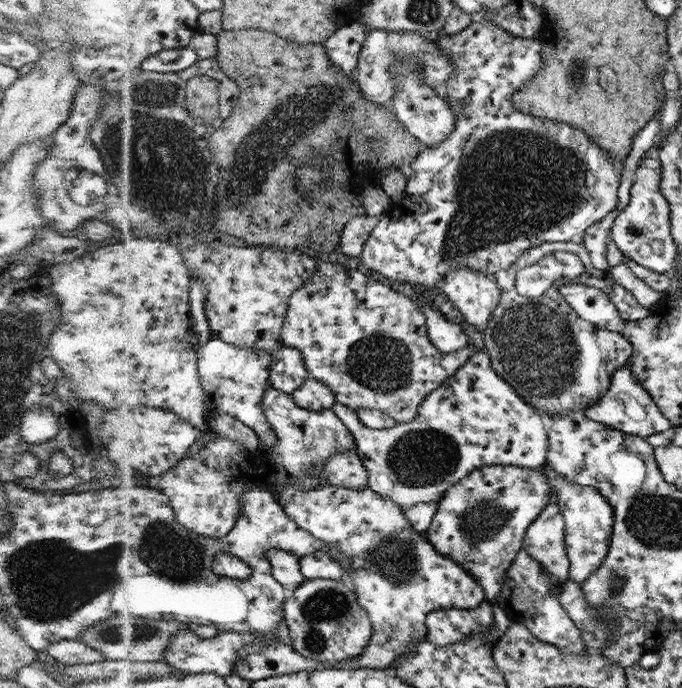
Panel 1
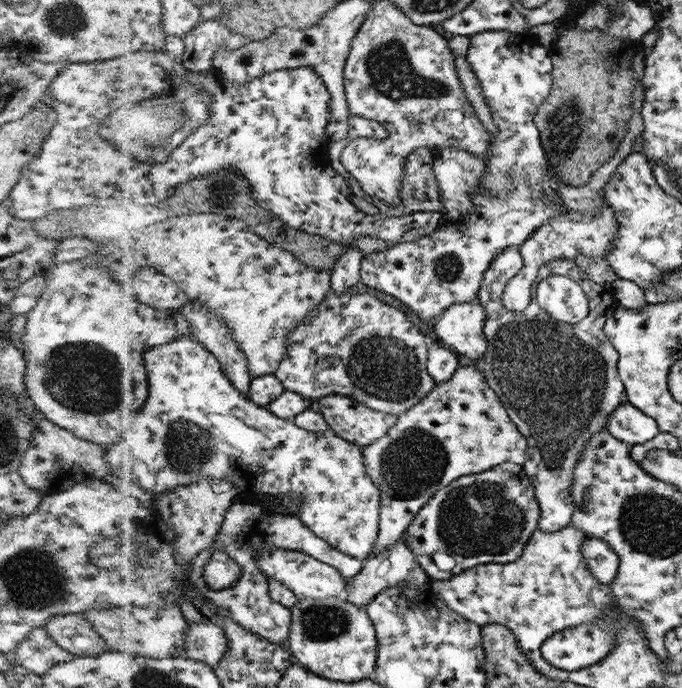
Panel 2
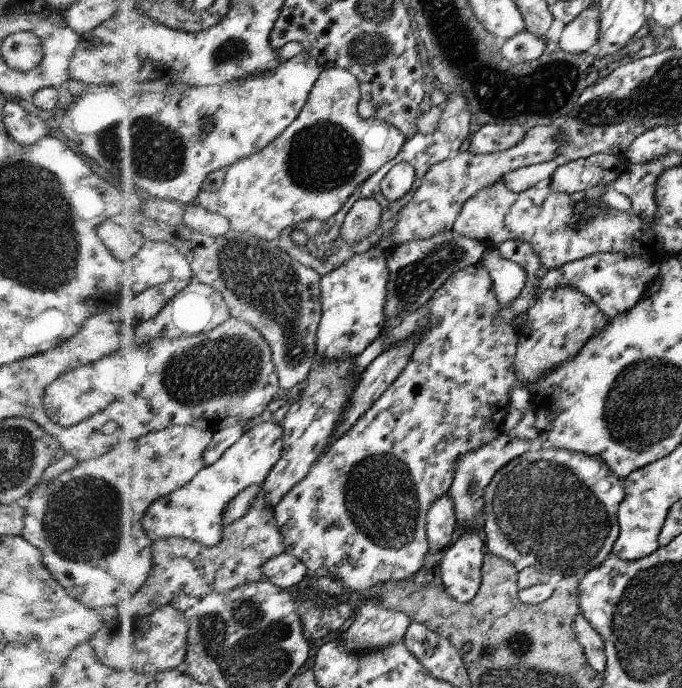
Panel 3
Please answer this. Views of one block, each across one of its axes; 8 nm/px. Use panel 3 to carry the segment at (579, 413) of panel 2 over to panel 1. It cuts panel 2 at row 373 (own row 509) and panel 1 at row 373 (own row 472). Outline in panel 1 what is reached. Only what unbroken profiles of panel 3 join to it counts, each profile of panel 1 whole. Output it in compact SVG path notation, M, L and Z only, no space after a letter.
M569 241L568 243L548 242L541 243L539 247L533 247L521 254L520 258L511 267L491 274L495 278L496 283L500 287L500 302L496 304L495 310L492 311L491 318L486 326L481 328L483 334L483 349L488 353L488 359L497 373L524 400L533 406L533 409L545 412L548 416L552 414L569 414L573 411L585 411L593 407L593 404L606 392L612 380L612 374L619 367L624 366L631 358L632 345L627 337L621 336L611 330L597 329L589 321L583 320L573 312L571 305L564 300L563 293L557 292L557 288L553 288L553 292L549 292L549 296L541 296L541 300L533 300L527 296L521 296L516 291L515 276L520 269L529 267L531 264L537 263L543 259L545 255L553 254L557 251L567 251L579 257L584 272L579 275L574 282L581 282L587 286L595 286L601 292L607 295L615 304L621 306L622 317L628 322L636 322L644 319L649 314L649 307L641 306L630 294L628 290L624 290L607 273L607 278L601 278L602 272L597 271L591 264L591 258L588 256L588 249L579 241Z

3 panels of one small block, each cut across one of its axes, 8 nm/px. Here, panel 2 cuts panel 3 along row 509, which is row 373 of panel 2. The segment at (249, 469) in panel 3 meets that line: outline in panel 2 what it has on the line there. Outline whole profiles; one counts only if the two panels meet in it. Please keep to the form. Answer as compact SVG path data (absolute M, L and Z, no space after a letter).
M191 335L190 338L169 342L169 344L161 344L161 346L153 346L151 350L145 352L145 365L149 375L149 398L145 407L137 414L134 423L136 427L129 434L128 428L123 428L122 434L118 439L104 448L104 459L109 464L110 479L121 486L131 486L143 497L152 501L155 496L167 493L181 485L203 479L227 479L233 482L233 485L239 487L239 494L236 499L247 501L249 503L260 504L265 499L264 496L285 496L297 495L301 499L301 508L299 508L299 517L303 523L308 524L309 528L316 532L317 536L329 541L335 548L341 552L349 553L351 556L359 557L361 560L369 558L372 552L373 544L376 542L379 516L380 516L380 490L373 484L371 477L368 475L367 466L365 466L365 458L363 448L353 443L353 441L341 438L335 431L330 428L325 432L311 432L305 430L294 421L288 421L269 411L267 407L261 407L254 404L245 393L242 393L233 381L229 379L221 361L213 351L205 347L197 339L197 335Z

